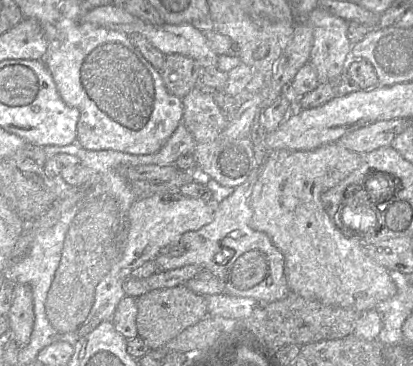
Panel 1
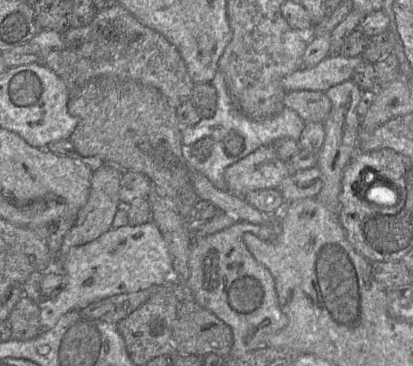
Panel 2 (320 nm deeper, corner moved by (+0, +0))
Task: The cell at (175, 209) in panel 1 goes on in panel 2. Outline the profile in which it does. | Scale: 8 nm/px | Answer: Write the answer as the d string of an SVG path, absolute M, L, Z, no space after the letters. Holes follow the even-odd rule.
M153 222L139 226L123 226L111 229L96 240L71 249L62 263L62 273L65 277L65 287L61 293L52 299L42 299L40 302L40 324L43 331L55 326L61 316L72 310L81 310L99 300L123 293L132 293L162 286L173 277L173 264L166 240L159 227Z

